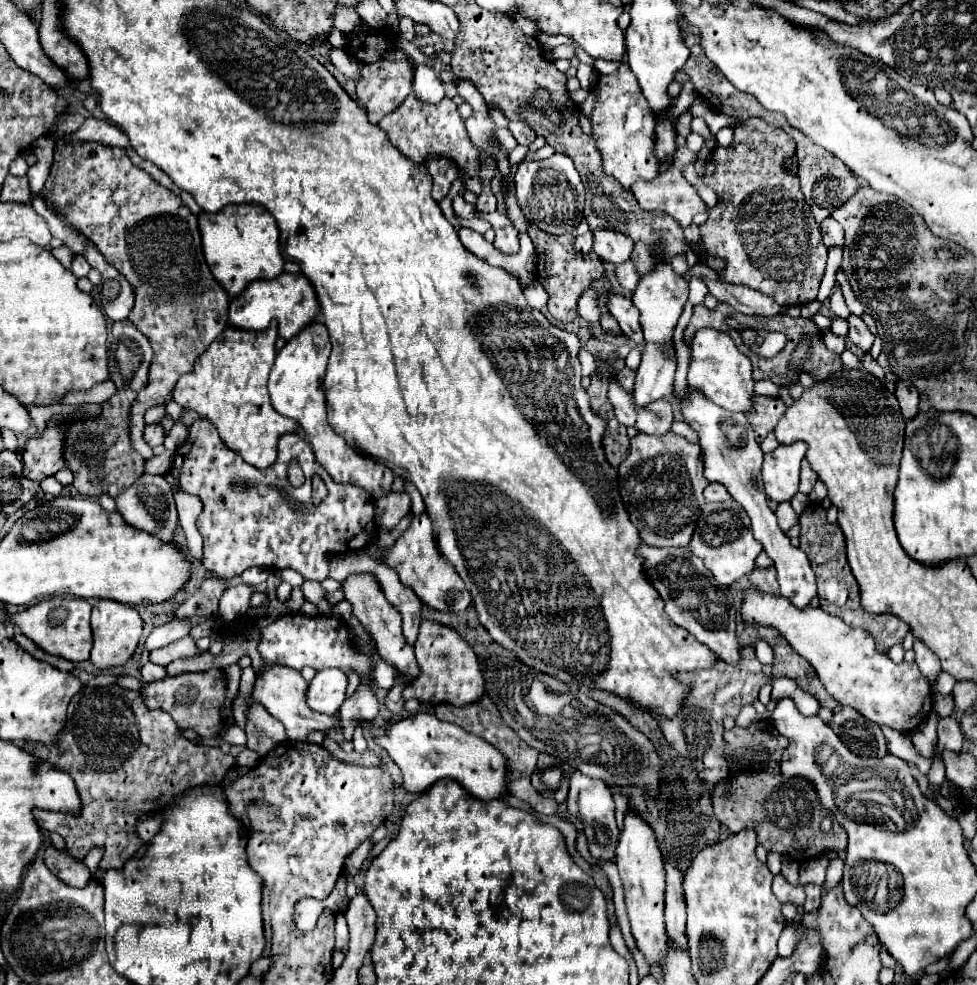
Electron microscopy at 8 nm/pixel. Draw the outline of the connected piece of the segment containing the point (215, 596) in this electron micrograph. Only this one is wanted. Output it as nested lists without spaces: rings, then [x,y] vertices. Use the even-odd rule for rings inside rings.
[[[206,578],[202,586],[186,598],[180,608],[176,610],[176,618],[200,618],[204,614],[206,618],[212,618],[218,614],[218,602],[226,590],[226,582],[218,578]]]

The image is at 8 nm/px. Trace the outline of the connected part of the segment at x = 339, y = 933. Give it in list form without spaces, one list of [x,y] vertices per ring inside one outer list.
[[[338,914],[336,916],[336,948],[344,950],[348,946],[348,940],[350,940],[350,934],[348,934],[346,918],[342,914]]]

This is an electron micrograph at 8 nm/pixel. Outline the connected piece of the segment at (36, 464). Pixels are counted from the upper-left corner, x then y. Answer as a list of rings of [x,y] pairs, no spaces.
[[[50,422],[42,436],[36,434],[26,442],[22,452],[24,478],[42,482],[66,466],[62,458],[62,430],[56,424],[58,422]]]

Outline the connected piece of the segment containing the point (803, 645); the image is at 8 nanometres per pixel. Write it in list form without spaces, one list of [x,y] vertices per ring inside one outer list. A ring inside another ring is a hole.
[[[746,590],[742,616],[748,624],[776,628],[816,668],[830,696],[842,706],[852,706],[878,726],[886,724],[898,732],[912,732],[932,710],[932,688],[916,664],[894,664],[874,648],[874,638],[866,630],[846,626],[838,616],[830,616],[822,608],[808,606],[808,610],[796,610],[786,598]]]

